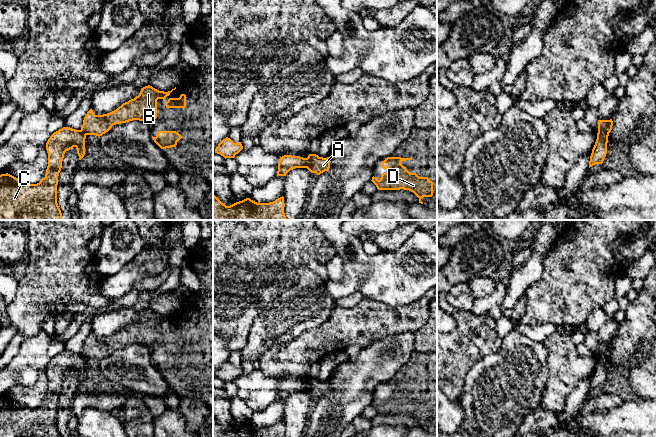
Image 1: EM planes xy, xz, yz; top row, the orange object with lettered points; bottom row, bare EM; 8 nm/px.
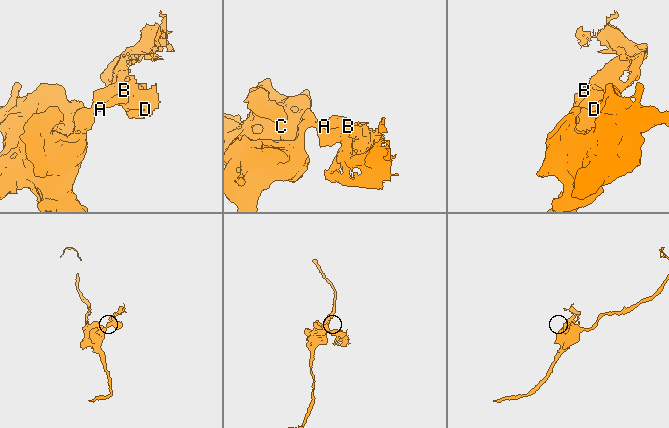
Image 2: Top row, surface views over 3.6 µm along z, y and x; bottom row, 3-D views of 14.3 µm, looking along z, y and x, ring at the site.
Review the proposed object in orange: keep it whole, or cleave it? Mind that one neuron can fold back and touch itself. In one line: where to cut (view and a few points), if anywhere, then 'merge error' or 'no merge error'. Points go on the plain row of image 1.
xz (308, 381), (308, 387), (305, 391) | merge error

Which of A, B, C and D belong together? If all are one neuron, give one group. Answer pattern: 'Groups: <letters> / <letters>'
Groups: A B D / C

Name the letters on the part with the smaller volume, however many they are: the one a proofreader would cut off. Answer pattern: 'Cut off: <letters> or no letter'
Cut off: A, B, D

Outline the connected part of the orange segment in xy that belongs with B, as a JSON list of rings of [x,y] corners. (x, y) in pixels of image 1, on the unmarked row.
[[[148,309],[142,312],[139,319],[128,326],[123,327],[116,334],[95,339],[90,333],[83,344],[81,355],[86,359],[102,360],[108,356],[113,349],[126,347],[133,344],[145,345],[157,342],[157,324],[166,323],[175,314],[164,316]]]

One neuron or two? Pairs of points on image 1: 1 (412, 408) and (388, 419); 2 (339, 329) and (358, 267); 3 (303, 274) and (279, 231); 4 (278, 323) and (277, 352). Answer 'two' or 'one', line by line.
1: two
2: two
3: two
4: two

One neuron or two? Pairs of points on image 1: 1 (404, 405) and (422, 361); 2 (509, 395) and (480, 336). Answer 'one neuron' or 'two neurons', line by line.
1: one neuron
2: two neurons

